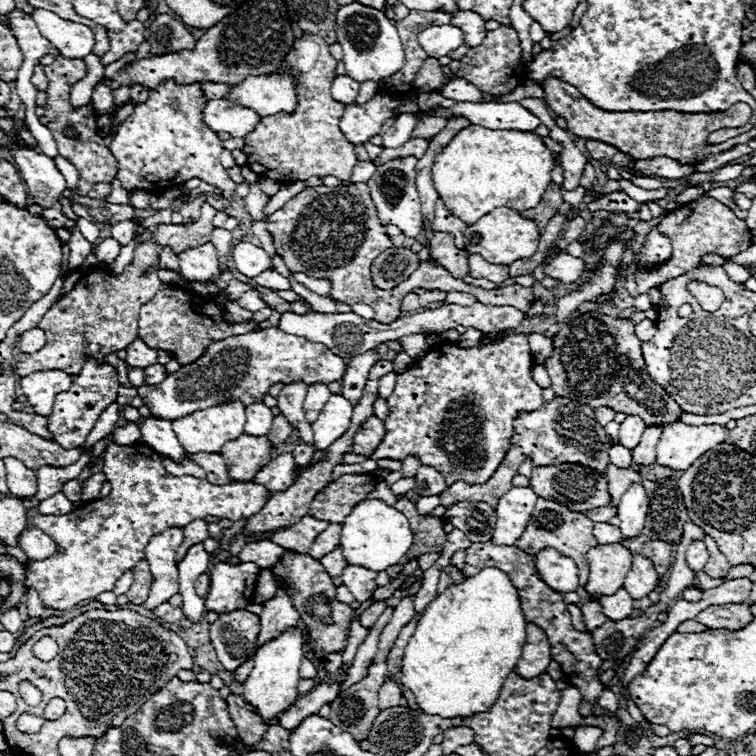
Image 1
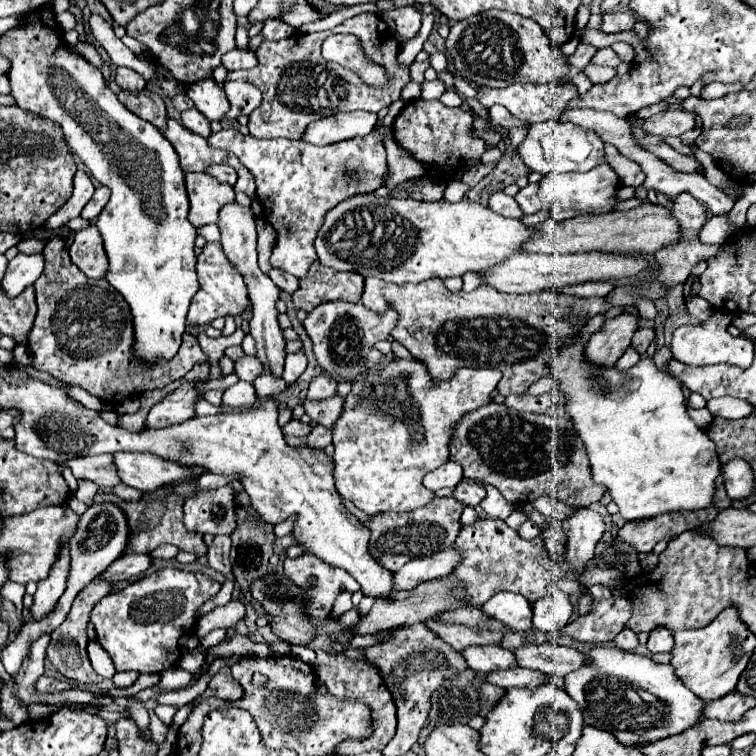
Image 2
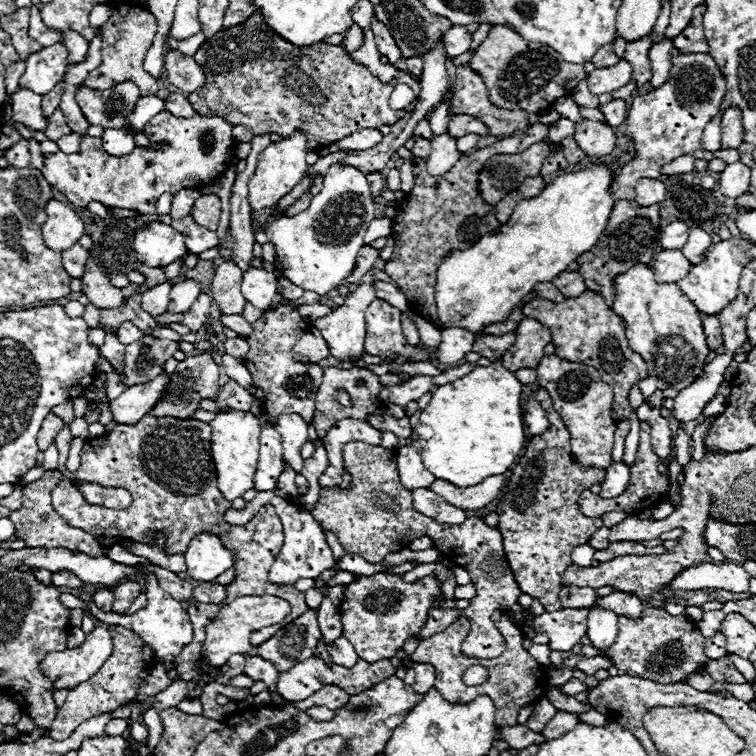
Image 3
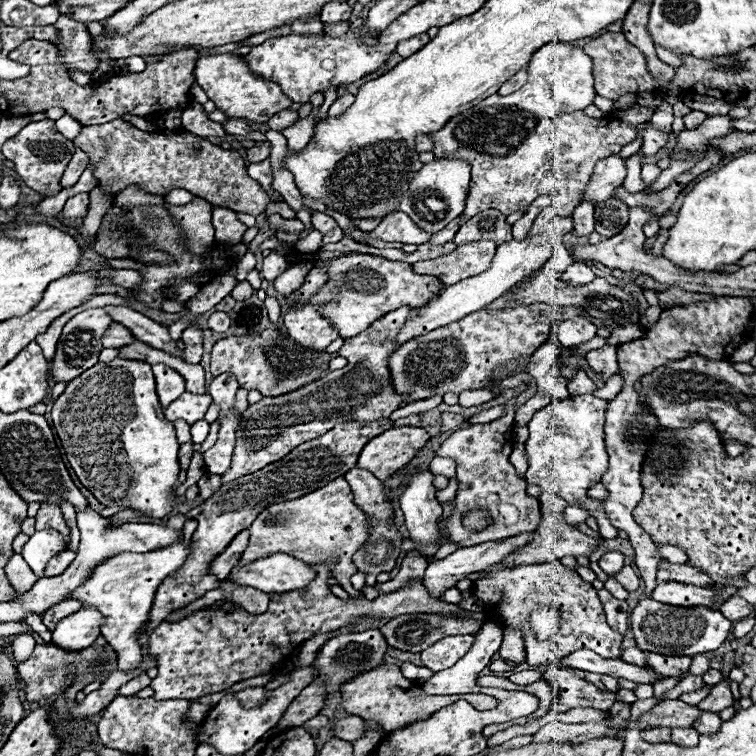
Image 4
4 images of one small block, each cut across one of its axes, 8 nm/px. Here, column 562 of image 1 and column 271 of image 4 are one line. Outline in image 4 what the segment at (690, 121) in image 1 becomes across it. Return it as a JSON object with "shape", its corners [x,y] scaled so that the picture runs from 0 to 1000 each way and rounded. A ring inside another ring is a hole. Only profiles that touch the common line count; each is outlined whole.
{"shape":[[[280,71],[262,77],[257,101],[259,108],[272,119],[275,130],[286,138],[286,143],[307,156],[328,156],[333,161],[352,164],[360,153],[373,146],[384,146],[386,140],[386,132],[370,119],[368,111],[328,95],[325,82],[310,71]]]}

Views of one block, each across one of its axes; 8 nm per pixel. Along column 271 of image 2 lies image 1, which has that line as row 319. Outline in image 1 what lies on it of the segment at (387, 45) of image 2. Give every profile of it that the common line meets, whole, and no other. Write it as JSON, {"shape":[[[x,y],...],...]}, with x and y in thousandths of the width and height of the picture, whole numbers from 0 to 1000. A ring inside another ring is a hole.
{"shape":[[[183,320],[177,344],[159,365],[148,365],[138,352],[116,357],[106,376],[58,415],[50,434],[61,439],[61,458],[45,468],[24,466],[19,474],[21,495],[26,500],[53,489],[85,489],[87,495],[103,495],[114,471],[130,468],[130,476],[138,476],[146,466],[167,460],[183,442],[185,407],[212,384],[214,370],[206,365],[206,354],[212,354],[206,323]]]}

